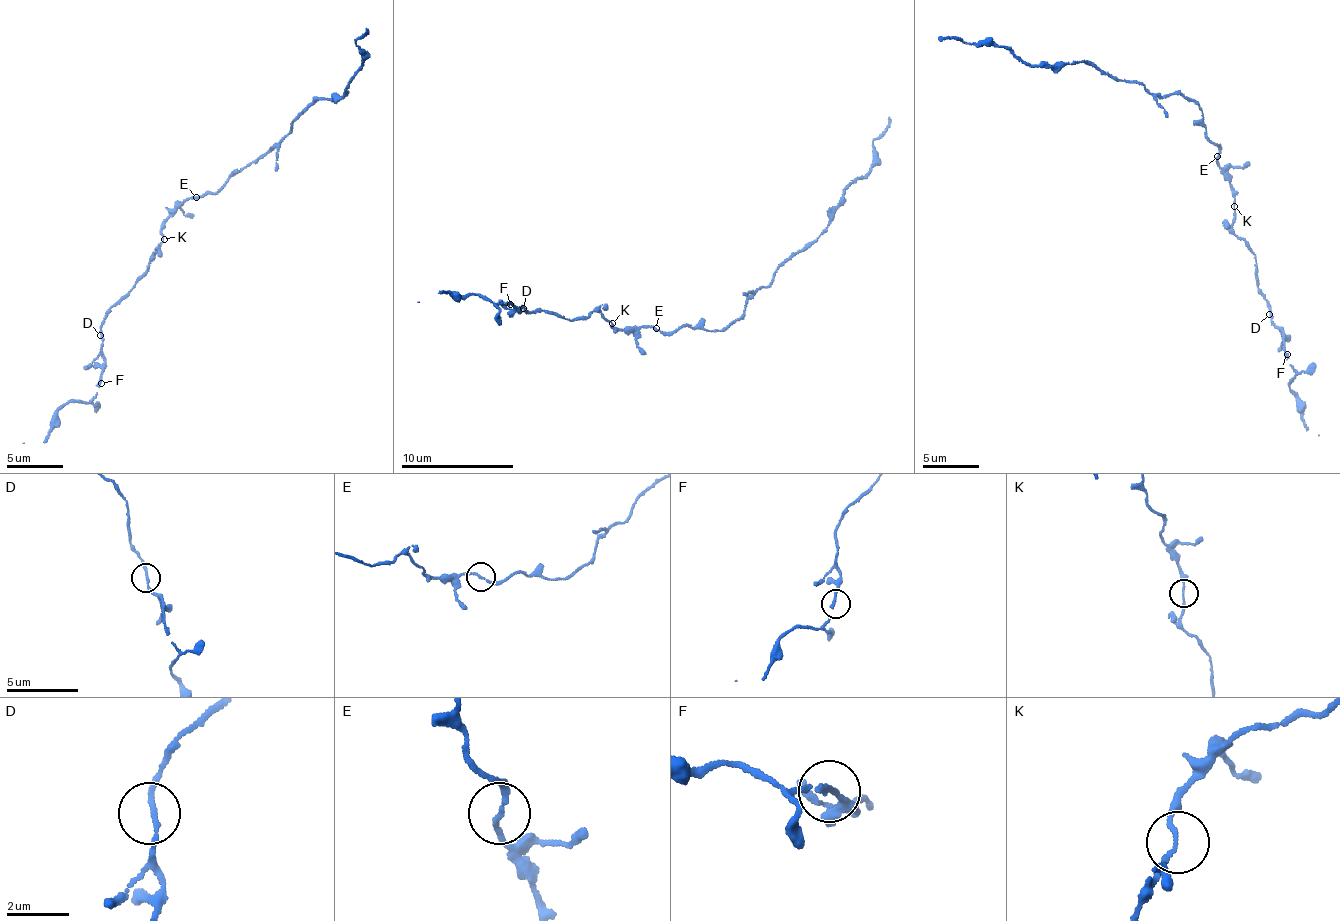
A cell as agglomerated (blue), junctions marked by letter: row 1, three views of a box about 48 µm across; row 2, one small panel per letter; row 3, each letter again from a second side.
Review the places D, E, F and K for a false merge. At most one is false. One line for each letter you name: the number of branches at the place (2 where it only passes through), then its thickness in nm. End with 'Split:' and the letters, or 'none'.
E: Branches: 2. Thickness 140 nm
Split: E

